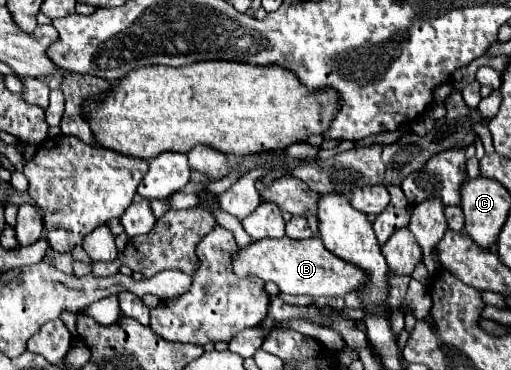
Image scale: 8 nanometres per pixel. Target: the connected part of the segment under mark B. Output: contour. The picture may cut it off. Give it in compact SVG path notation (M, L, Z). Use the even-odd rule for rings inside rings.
M320 237L310 239L262 239L250 243L234 257L234 269L238 277L256 275L264 281L274 281L282 293L288 295L310 295L310 297L344 297L346 293L358 291L368 281L368 275L352 263L336 257L324 249Z

